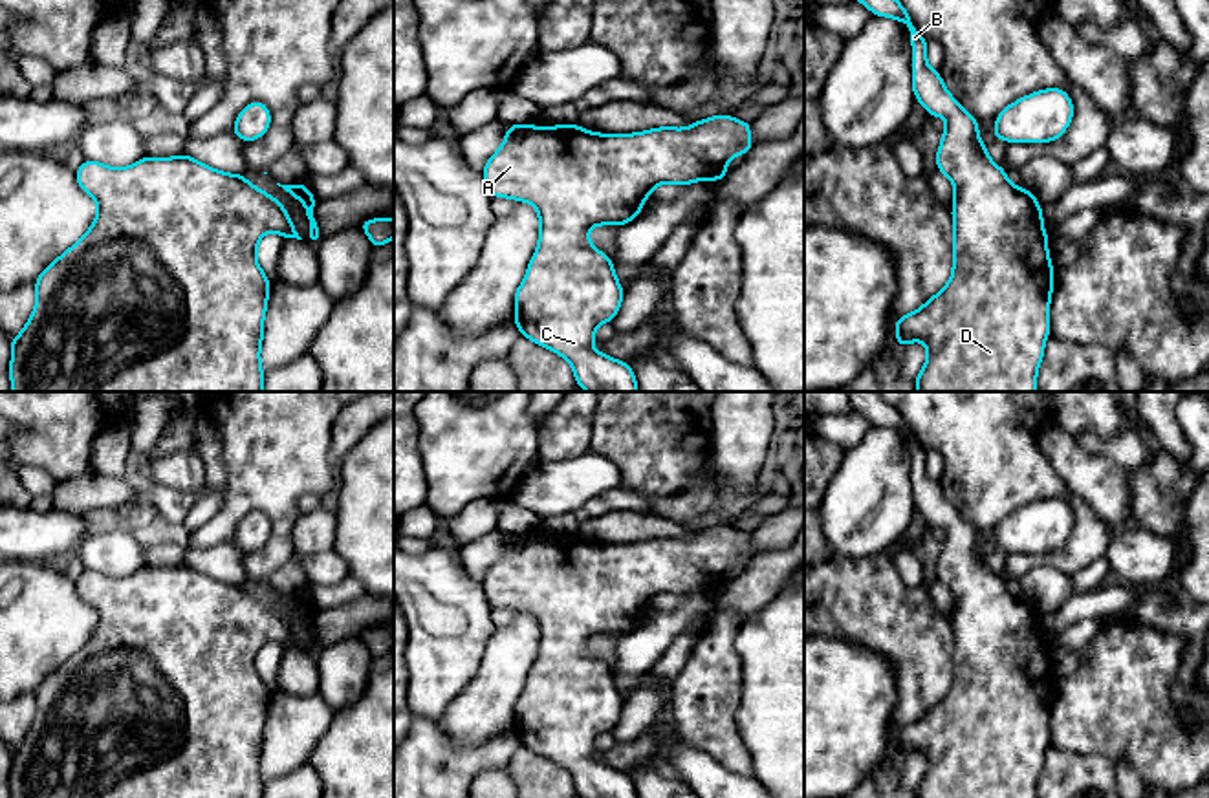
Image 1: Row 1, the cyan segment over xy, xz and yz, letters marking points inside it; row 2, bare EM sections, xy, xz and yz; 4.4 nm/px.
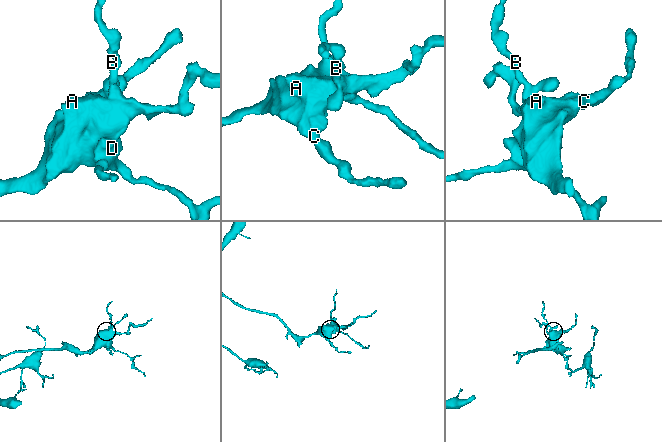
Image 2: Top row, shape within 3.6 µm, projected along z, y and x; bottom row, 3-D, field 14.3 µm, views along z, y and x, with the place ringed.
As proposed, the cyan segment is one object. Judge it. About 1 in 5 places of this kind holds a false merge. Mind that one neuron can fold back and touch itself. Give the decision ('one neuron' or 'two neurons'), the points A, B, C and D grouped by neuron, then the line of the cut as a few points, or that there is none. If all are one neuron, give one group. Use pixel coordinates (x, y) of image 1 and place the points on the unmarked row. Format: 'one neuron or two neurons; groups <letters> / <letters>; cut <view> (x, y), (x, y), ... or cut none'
one neuron; groups A B C D; cut none

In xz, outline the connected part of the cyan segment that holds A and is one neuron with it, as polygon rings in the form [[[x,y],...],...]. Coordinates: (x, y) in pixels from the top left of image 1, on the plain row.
[[[727,523],[694,531],[689,538],[661,536],[637,544],[595,544],[579,534],[509,534],[482,586],[493,608],[528,611],[540,631],[537,661],[515,701],[515,734],[522,747],[566,769],[579,798],[637,798],[630,774],[592,760],[595,738],[617,725],[623,697],[612,668],[594,657],[588,641],[626,635],[658,595],[718,593],[727,584],[727,571],[753,558],[749,542],[751,533]]]

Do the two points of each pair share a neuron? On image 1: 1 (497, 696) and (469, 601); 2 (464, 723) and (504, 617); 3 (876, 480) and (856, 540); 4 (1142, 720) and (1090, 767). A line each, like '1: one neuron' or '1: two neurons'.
1: two neurons
2: two neurons
3: one neuron
4: two neurons

